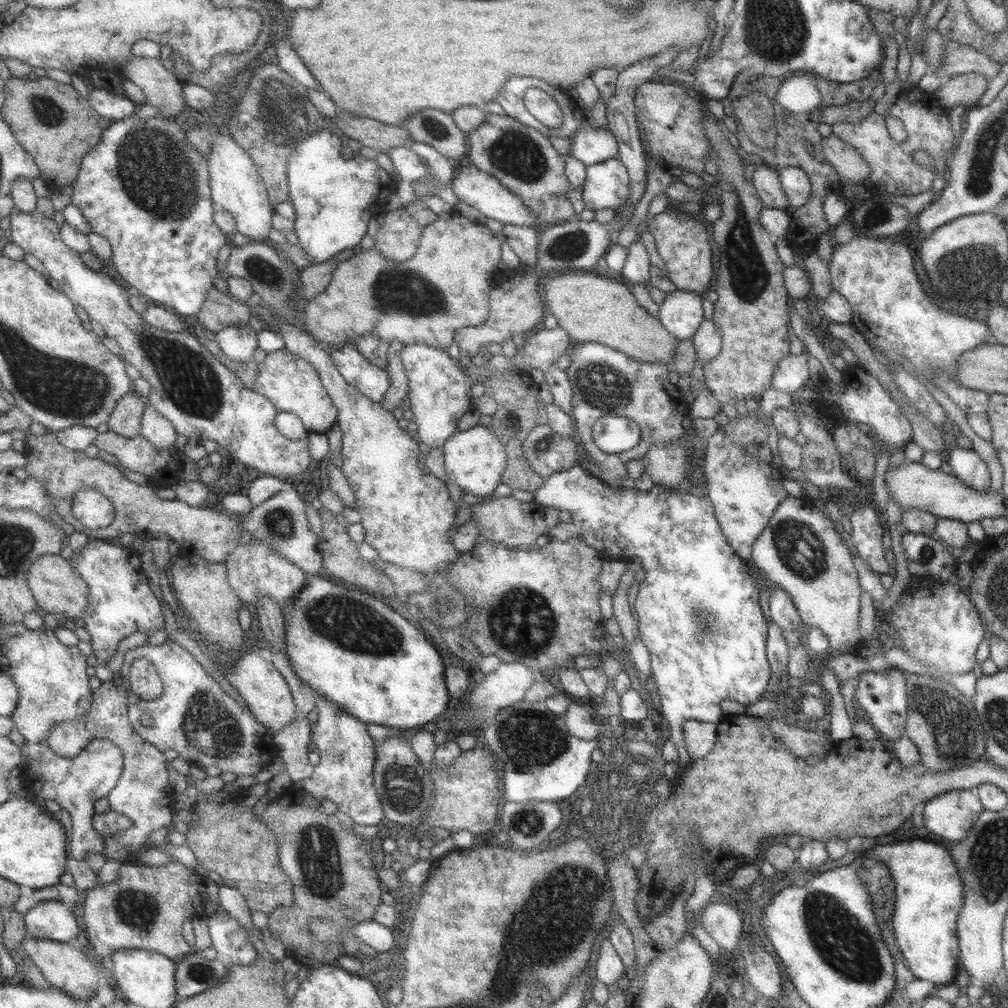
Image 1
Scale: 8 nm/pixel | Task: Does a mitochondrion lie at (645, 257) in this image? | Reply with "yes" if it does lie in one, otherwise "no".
no

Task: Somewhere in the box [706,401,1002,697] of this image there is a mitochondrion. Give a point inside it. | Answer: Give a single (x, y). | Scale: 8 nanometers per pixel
(800, 548)

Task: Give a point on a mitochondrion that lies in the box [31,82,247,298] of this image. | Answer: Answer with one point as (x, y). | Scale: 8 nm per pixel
(144, 158)

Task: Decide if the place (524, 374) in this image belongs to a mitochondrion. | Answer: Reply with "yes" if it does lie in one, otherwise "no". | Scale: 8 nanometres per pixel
no

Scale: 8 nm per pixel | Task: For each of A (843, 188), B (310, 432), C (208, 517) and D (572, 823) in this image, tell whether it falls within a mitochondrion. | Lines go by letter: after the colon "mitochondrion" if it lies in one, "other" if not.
A: other
B: other
C: other
D: other

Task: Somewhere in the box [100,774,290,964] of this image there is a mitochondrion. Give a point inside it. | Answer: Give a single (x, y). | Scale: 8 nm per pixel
(138, 908)

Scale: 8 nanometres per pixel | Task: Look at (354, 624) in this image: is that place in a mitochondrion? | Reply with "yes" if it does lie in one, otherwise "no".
yes

